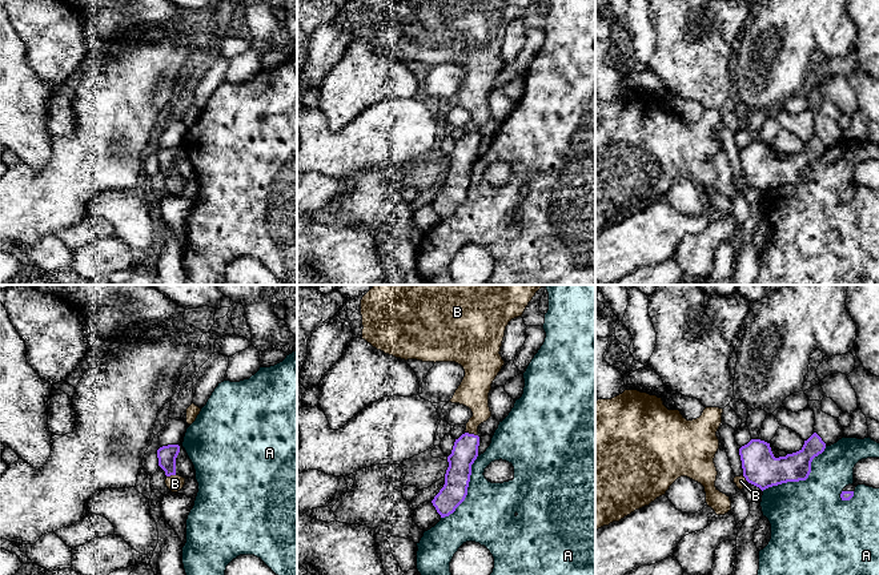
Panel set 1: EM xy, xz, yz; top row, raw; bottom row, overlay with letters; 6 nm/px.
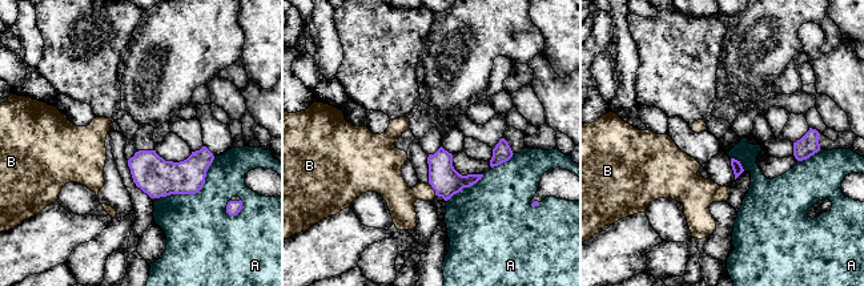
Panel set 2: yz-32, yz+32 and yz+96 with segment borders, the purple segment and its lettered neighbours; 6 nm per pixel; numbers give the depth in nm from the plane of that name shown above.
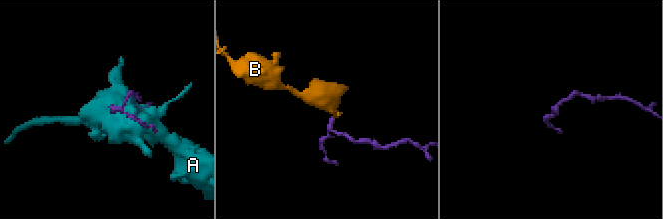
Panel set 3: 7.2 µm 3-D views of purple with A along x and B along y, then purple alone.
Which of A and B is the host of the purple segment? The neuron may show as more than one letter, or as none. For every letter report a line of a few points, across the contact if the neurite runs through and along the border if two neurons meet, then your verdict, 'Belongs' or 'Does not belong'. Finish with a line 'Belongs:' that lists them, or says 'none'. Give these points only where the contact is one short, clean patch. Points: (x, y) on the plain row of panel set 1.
A: Does not belong
B: Line: xz (465, 152), (472, 136), (477, 120), (473, 95). Belongs
Belongs: B

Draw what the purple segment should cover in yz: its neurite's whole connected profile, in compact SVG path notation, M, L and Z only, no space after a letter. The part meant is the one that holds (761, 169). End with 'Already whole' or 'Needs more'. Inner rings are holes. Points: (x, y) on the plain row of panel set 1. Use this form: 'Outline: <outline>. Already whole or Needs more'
Outline: M814 134L799 153L775 160L770 145L751 141L739 150L743 176L735 178L734 185L742 192L748 184L763 193L787 184L806 182L811 174L812 161L824 150L826 145Z. Needs more

